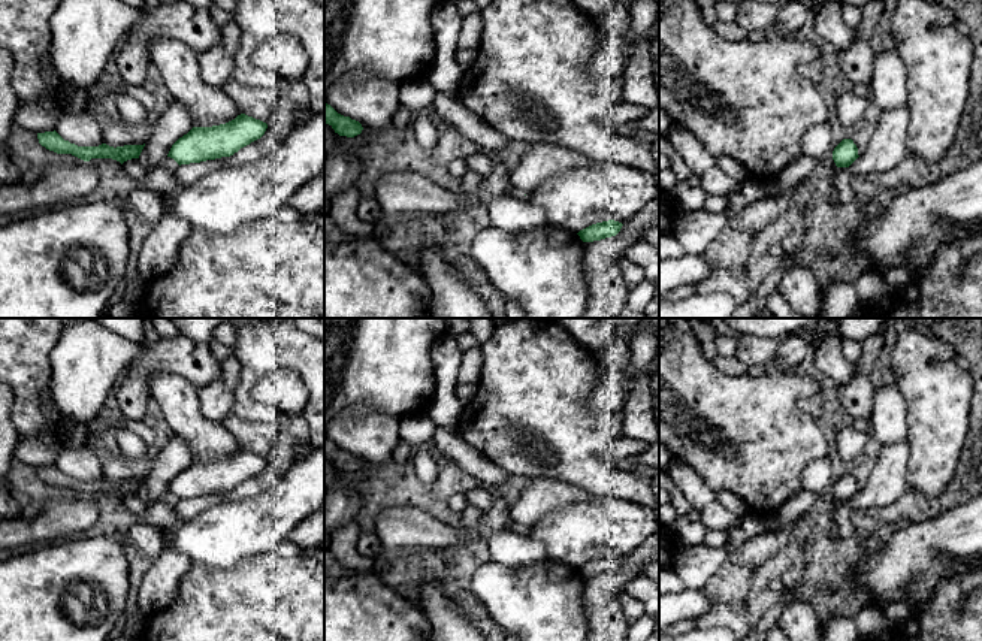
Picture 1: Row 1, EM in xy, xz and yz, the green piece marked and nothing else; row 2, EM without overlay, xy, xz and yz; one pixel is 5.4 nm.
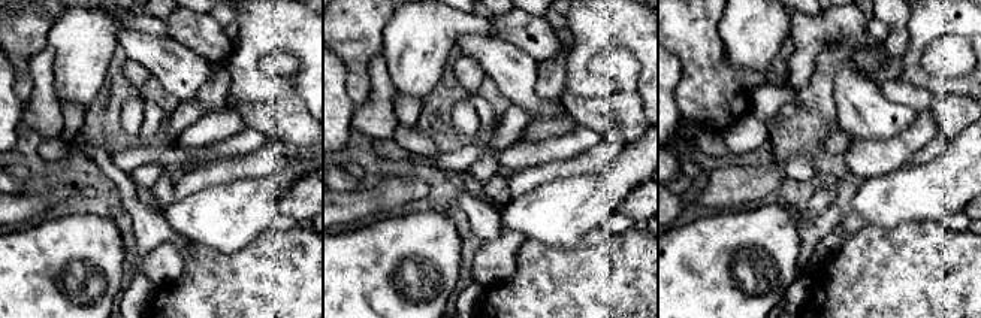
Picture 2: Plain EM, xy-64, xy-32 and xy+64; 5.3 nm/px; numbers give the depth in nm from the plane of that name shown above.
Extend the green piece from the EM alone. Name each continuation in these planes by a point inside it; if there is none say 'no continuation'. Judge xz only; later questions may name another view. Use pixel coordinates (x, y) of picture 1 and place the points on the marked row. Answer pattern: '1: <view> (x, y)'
no continuation

